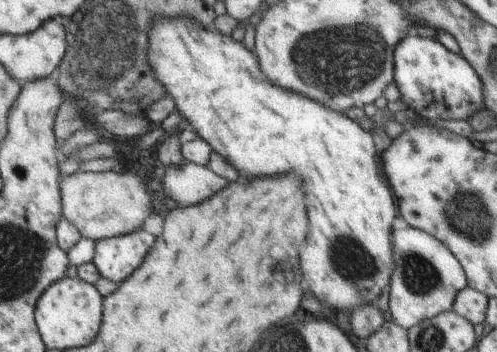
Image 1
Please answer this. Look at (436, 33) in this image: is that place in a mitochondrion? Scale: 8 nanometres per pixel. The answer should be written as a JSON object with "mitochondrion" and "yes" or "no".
{"mitochondrion":"no"}

